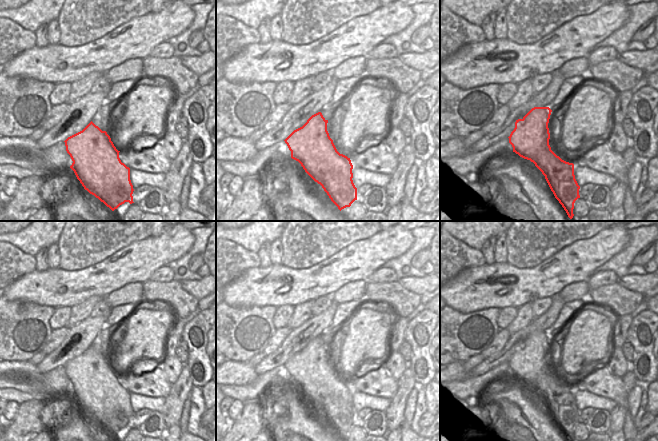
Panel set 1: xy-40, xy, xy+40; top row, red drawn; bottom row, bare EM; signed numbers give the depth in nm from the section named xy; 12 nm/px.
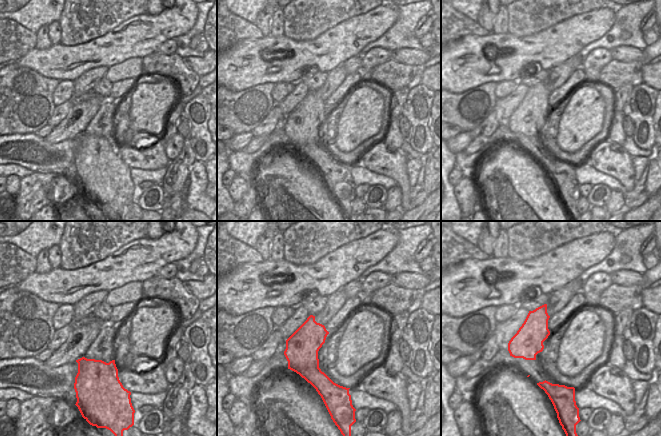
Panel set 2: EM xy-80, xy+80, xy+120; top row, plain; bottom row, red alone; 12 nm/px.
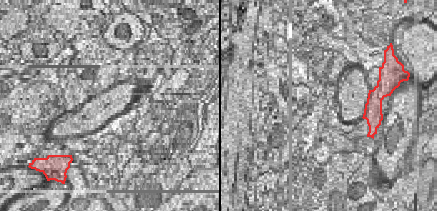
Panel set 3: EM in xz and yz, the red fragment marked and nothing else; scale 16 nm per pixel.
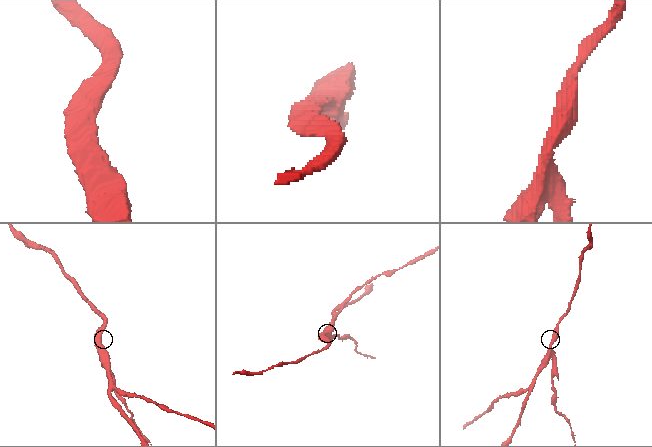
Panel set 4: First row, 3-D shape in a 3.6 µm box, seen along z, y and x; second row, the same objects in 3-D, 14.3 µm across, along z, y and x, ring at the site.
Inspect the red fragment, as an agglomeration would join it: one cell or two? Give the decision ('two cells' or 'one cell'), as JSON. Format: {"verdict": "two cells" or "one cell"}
{"verdict": "two cells"}

